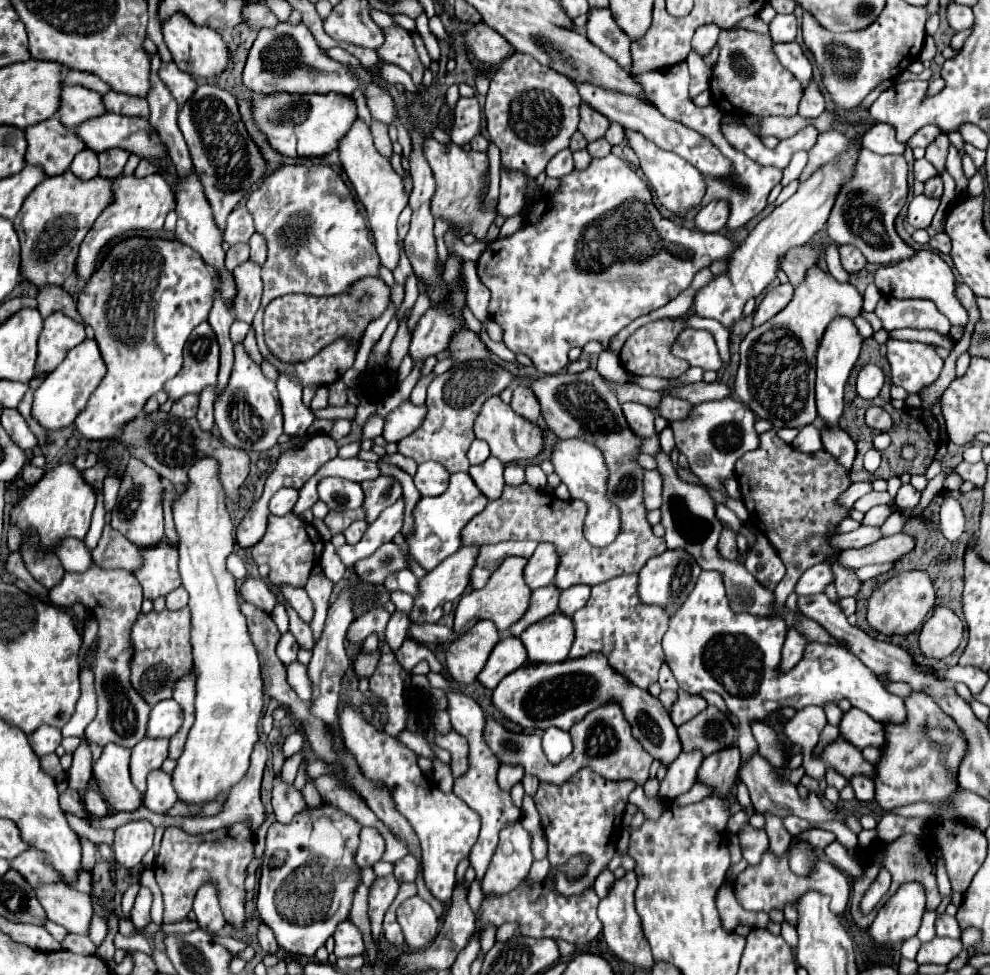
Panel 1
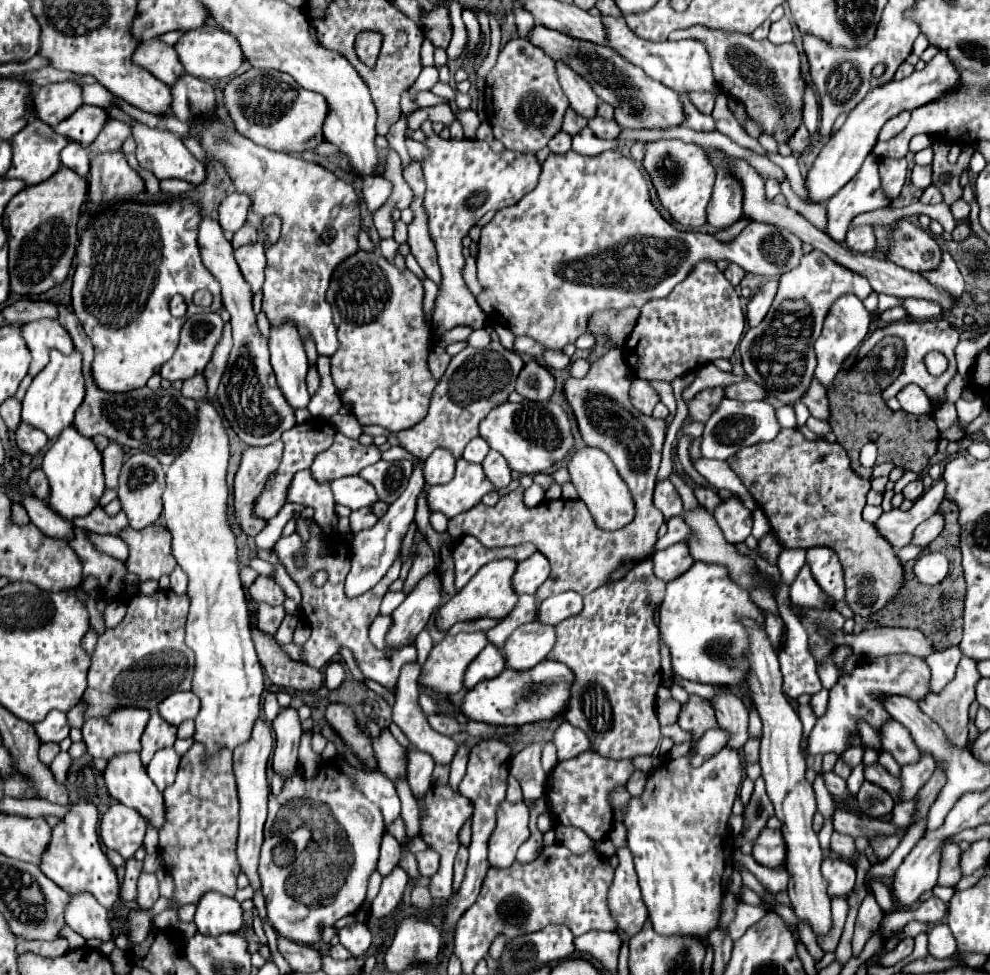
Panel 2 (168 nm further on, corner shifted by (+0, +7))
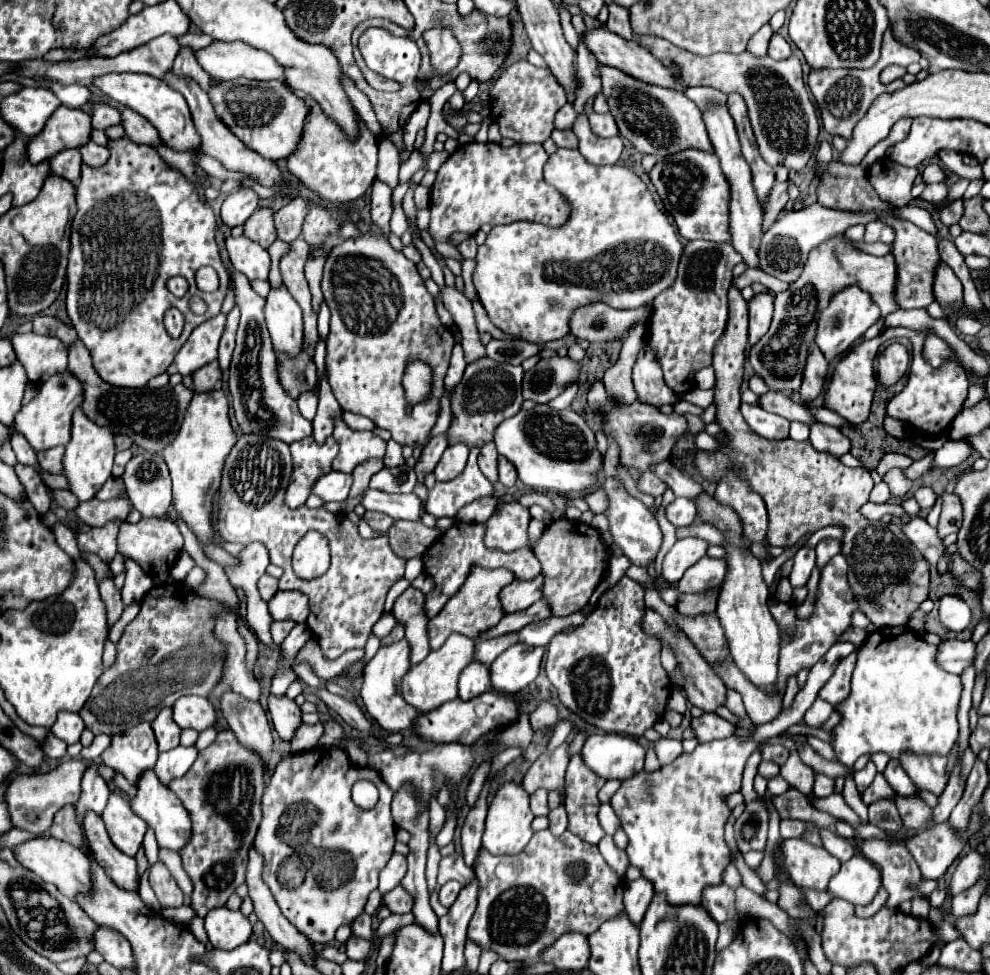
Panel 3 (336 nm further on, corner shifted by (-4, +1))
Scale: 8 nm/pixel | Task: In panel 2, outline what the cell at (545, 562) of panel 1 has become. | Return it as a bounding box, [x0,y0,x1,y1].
[512,551,550,595]

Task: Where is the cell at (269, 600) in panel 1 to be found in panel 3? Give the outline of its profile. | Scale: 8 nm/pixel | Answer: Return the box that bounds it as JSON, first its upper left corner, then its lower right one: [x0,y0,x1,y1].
[268,591,310,623]

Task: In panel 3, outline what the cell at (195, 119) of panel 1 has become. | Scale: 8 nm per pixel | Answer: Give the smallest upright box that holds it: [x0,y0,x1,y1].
[172,47,212,91]

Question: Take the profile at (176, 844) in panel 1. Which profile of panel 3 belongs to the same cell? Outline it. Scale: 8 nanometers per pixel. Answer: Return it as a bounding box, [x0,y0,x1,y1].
[168,729,266,917]

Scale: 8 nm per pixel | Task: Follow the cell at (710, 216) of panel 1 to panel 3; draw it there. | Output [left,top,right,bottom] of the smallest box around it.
[704,103,764,269]

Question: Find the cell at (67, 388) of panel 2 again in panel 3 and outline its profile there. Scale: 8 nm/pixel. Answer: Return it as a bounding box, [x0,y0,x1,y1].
[14,373,82,451]

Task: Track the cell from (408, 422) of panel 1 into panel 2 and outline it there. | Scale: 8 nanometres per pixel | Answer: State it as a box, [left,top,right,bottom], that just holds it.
[328,251,436,433]

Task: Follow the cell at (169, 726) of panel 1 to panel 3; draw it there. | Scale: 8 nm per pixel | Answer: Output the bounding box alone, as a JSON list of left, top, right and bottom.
[174,695,218,731]

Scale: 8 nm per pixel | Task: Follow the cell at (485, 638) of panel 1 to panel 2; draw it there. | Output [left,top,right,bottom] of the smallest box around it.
[420,633,488,693]

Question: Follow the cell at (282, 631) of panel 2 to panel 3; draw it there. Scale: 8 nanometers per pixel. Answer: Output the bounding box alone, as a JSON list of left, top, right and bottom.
[270,621,296,645]

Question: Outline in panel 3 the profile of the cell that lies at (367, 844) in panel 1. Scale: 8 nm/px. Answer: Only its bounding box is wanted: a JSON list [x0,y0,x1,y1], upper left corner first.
[378,853,406,895]

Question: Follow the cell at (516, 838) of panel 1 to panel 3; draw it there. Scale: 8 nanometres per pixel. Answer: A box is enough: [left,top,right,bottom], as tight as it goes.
[482,781,534,855]

